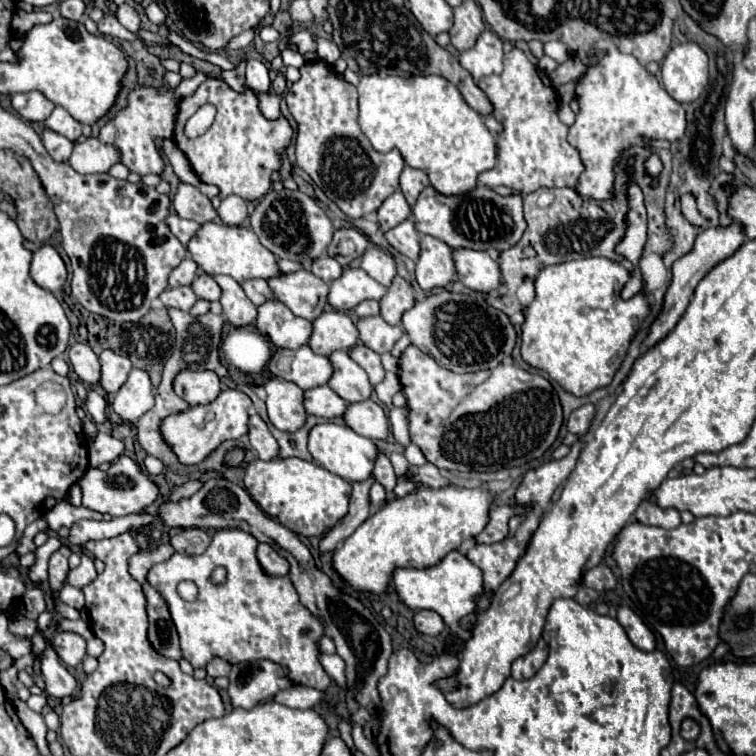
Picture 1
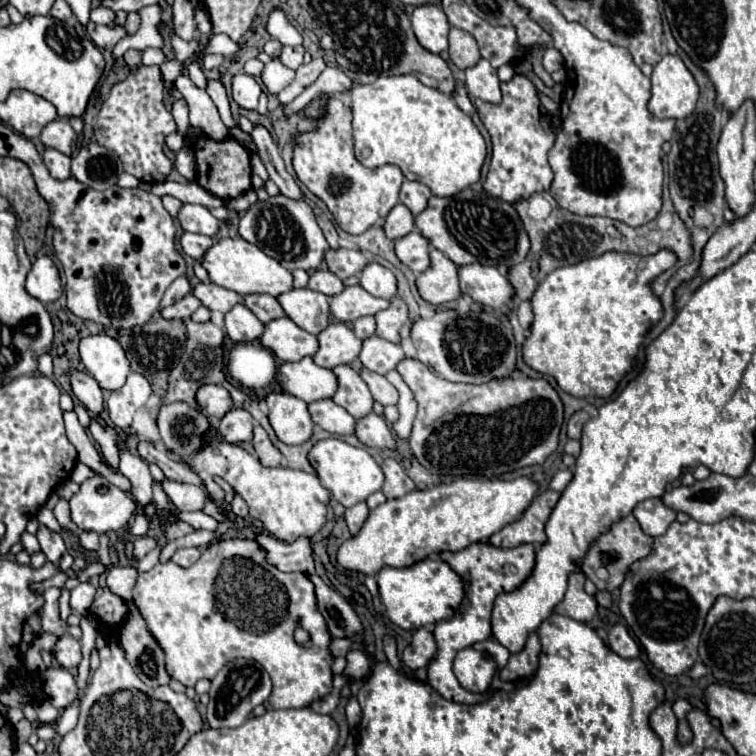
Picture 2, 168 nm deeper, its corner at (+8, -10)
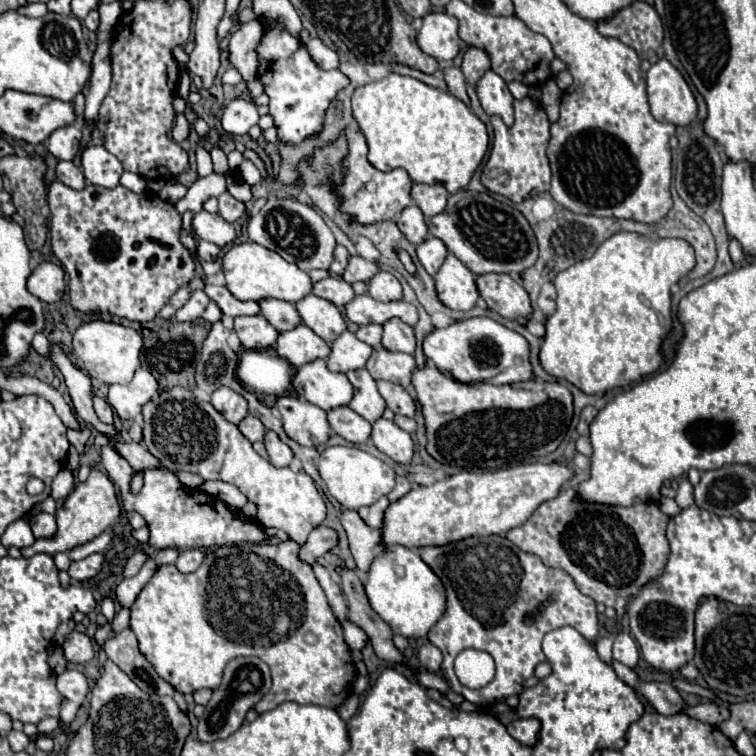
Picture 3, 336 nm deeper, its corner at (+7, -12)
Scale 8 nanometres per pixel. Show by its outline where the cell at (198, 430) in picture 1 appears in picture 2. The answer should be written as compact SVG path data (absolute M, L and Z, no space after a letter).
M233 408L219 424L219 436L227 442L251 442L253 440L253 416L247 410Z

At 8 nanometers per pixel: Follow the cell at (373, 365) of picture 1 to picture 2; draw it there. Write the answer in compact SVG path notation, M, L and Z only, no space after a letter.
M363 368L363 370L361 370L361 378L367 382L367 386L369 386L369 390L371 390L371 394L373 394L373 398L375 398L377 402L381 402L383 406L387 406L387 404L397 404L399 394L397 394L395 386L387 382L385 376L375 374L375 372Z

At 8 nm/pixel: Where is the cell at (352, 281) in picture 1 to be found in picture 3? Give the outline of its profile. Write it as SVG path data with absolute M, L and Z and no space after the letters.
M368 294L354 296L354 300L344 306L344 314L350 322L356 322L356 324L370 324L370 322L384 324L386 320L390 320L394 316L398 316L408 326L416 326L416 322L418 322L418 312L412 304L408 304L404 300L378 302Z

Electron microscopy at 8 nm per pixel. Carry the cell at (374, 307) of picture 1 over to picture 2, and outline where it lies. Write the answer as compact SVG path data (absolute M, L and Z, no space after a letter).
M373 316L357 318L357 320L353 322L353 332L355 332L361 340L373 336L373 334L375 334L375 318L373 318Z

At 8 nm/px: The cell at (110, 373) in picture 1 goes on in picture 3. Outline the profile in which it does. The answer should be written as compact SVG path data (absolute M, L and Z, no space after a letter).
M94 320L94 322L82 324L74 332L72 344L74 344L74 354L82 360L86 372L104 384L128 384L134 372L140 368L142 338L134 328L124 328L114 322Z

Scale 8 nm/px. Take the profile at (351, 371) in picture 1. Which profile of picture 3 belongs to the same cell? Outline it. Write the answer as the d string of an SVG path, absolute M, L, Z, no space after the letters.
M366 368L352 370L346 376L348 376L350 384L354 386L354 396L348 402L348 408L352 408L356 414L366 418L368 422L376 422L382 416L382 412L386 408L386 402L378 394L374 378L368 374Z

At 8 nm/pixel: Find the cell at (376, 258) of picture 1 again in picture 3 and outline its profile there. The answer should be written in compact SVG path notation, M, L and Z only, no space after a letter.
M378 272L370 282L368 282L368 294L374 300L380 302L392 302L402 298L402 286L398 278L390 272Z

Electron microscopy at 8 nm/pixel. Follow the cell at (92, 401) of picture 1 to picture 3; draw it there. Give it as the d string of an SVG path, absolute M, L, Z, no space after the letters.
M110 446L102 448L102 466L108 478L118 486L120 500L126 510L142 514L150 526L150 544L154 548L218 548L226 544L258 544L266 540L262 526L246 522L238 512L230 512L228 506L216 496L208 496L200 490L188 492L170 470L146 470L146 484L140 494L130 492L130 476L134 468Z

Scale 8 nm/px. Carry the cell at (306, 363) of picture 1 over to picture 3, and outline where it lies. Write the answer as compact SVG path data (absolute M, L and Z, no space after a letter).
M312 360L300 366L292 378L292 386L300 398L322 410L346 406L352 398L352 384L346 374L330 372L324 360Z

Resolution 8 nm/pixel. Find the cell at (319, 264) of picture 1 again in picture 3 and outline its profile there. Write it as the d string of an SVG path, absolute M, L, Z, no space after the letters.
M330 276L330 278L324 278L324 280L316 282L312 286L312 294L330 300L338 308L342 308L346 302L350 302L354 298L352 286L348 282L344 282L342 276Z

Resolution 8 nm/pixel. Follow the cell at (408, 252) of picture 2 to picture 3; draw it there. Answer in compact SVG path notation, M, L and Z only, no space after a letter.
M428 234L428 240L424 240L424 244L416 246L416 254L418 254L420 264L426 268L426 272L430 276L434 276L438 272L438 268L442 266L448 250L446 250L442 240L438 240L436 236Z

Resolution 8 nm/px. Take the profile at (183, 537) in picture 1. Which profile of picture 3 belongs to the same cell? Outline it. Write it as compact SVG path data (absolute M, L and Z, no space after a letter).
M184 550L184 552L180 552L180 556L176 560L176 568L180 572L188 574L188 572L194 572L202 564L202 560L204 560L202 550Z

